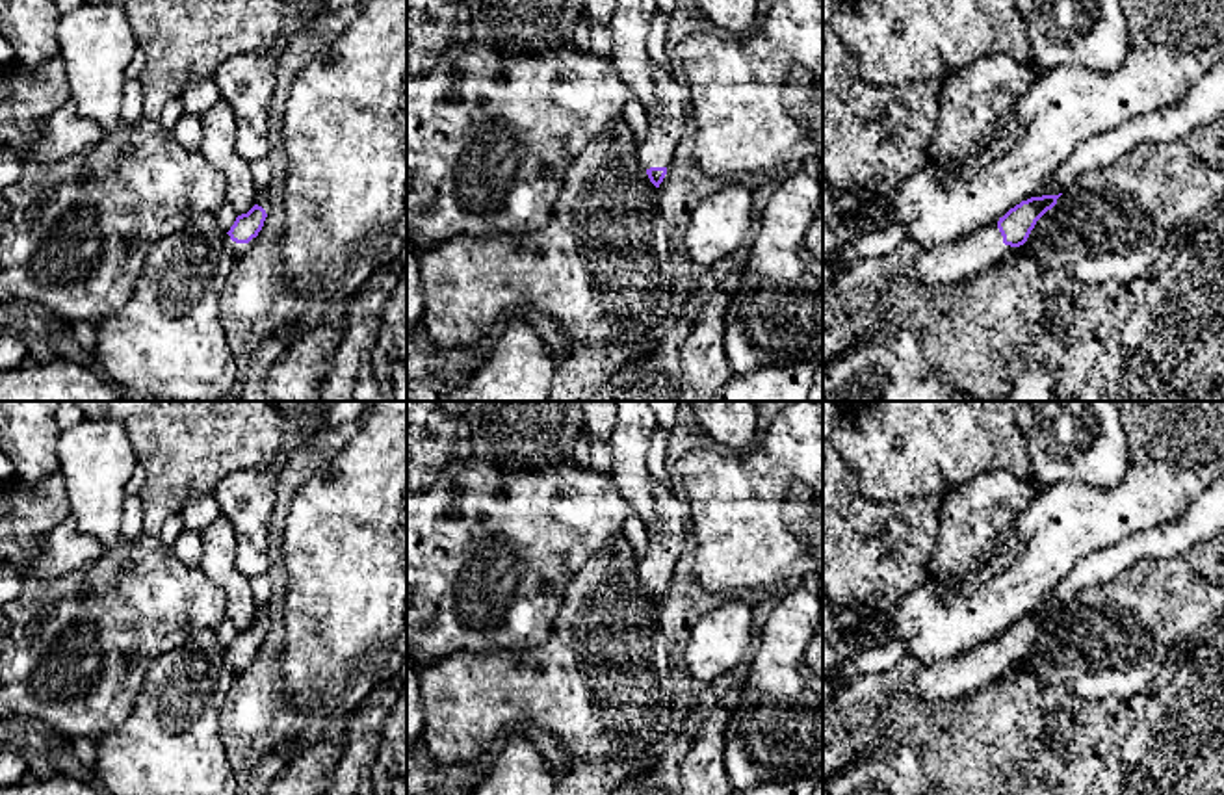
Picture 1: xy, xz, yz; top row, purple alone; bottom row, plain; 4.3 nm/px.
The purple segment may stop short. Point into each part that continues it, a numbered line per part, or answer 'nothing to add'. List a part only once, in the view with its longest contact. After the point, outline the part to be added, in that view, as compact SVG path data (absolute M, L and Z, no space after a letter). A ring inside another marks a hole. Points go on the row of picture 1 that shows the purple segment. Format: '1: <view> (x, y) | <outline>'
1: xy (238, 249) | M225 234L225 245L236 256L236 260L245 256L251 251L254 240L256 238L253 238L249 243L236 243L236 241L230 240L228 234Z

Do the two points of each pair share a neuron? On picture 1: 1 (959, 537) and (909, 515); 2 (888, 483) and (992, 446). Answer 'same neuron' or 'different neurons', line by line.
1: different neurons
2: same neuron

